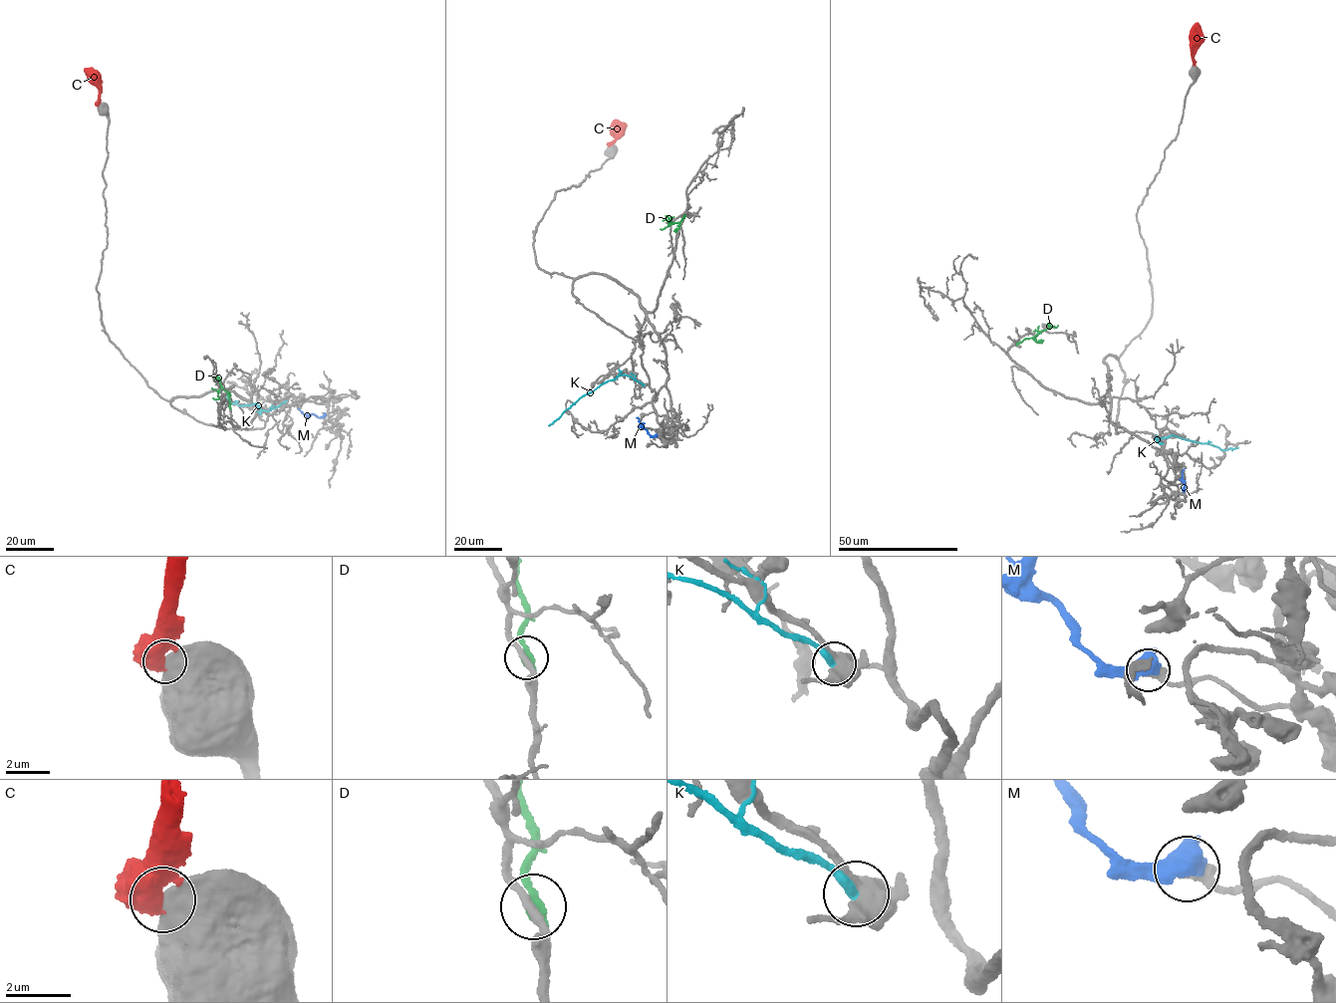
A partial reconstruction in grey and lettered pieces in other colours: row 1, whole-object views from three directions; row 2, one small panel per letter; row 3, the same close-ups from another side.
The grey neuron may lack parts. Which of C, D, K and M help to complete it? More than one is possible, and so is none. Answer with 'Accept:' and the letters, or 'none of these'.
Accept: M

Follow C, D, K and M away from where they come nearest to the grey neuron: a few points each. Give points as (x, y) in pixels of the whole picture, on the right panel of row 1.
C: (1194, 65), (1198, 22)
D: (1016, 344), (1041, 331), (1037, 336)
K: (1162, 443), (1157, 441), (1174, 434), (1224, 450), (1238, 447)
M: (1184, 489), (1182, 472), (1185, 468)

